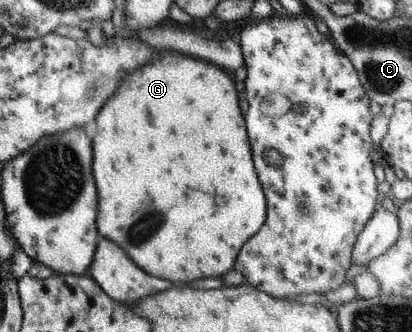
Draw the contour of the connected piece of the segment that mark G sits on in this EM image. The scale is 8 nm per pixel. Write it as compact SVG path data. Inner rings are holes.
M160 51L162 54L153 61L130 71L121 78L118 88L102 104L98 110L96 126L98 132L92 136L92 176L98 192L98 216L96 216L97 234L110 239L117 244L134 264L146 274L158 276L168 282L190 282L206 276L222 276L226 274L241 246L255 232L258 232L265 219L266 203L260 183L254 174L250 160L250 146L246 138L245 122L243 119L243 104L236 98L234 79L224 69L207 63L202 59L186 56L176 51Z

